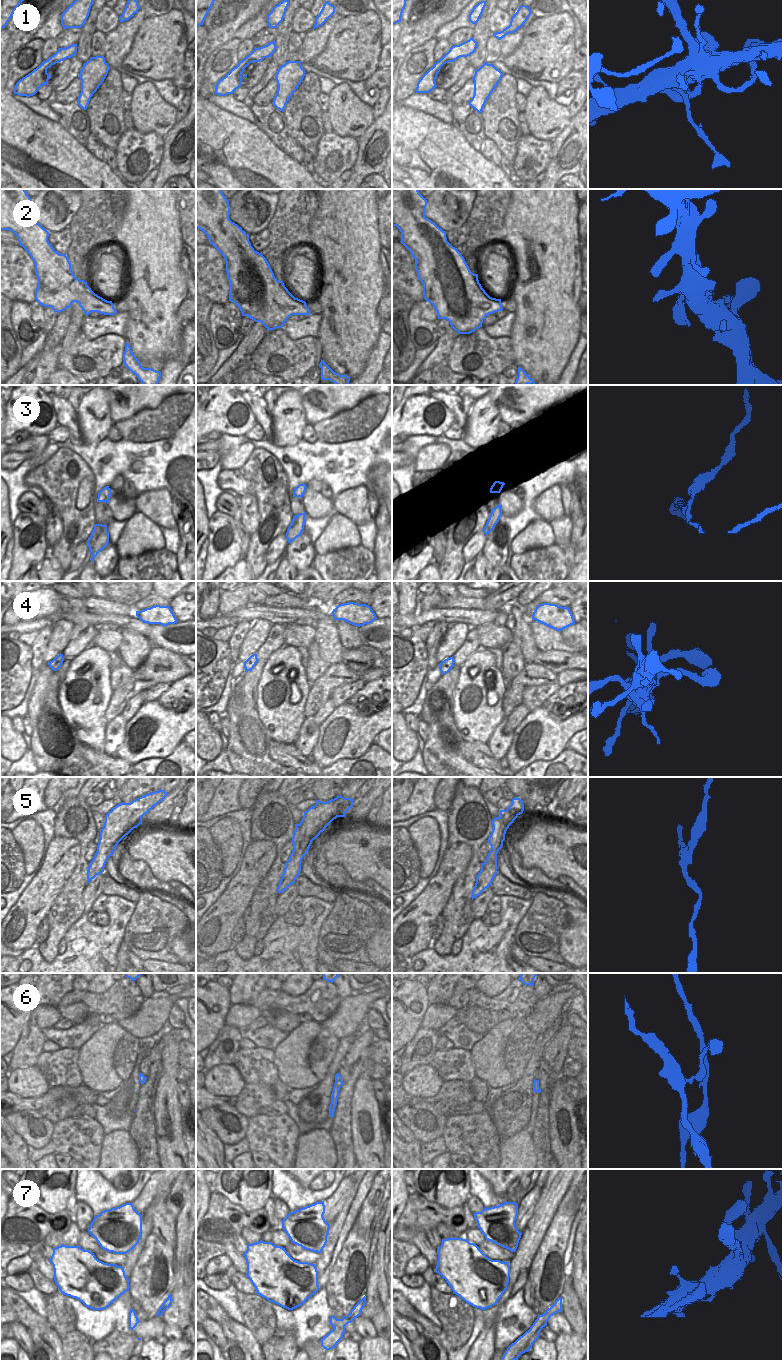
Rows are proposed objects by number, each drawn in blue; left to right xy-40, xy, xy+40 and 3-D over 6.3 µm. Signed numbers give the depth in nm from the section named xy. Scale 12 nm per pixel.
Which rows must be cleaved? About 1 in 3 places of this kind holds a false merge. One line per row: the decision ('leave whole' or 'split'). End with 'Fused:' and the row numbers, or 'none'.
1: leave whole
2: leave whole
3: split
4: leave whole
5: split
6: split
7: split
Fused: 3, 5, 6, 7

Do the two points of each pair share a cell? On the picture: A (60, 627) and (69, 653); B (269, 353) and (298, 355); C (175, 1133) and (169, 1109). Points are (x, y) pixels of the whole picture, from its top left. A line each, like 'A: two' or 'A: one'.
A: two
B: one
C: one

